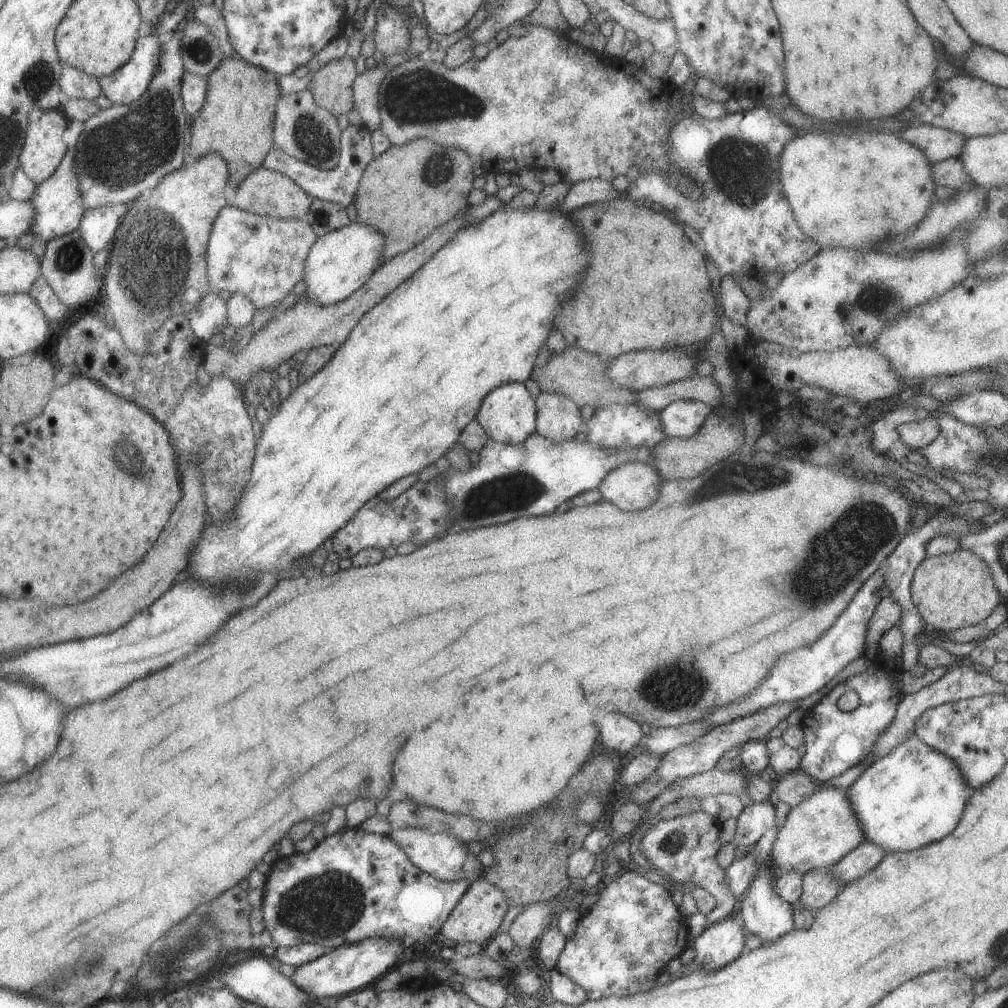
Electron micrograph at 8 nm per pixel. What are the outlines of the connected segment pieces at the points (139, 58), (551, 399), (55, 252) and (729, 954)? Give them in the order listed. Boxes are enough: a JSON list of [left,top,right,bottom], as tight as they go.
[[97,34,161,105],[534,392,582,442],[40,230,104,309],[691,914,747,970]]

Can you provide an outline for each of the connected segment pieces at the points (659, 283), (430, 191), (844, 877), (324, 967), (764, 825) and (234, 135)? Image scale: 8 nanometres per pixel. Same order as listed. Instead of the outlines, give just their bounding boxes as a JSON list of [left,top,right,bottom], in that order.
[[552,198,720,360],[352,138,473,263],[831,841,886,885],[290,938,406,998],[731,802,775,847],[189,56,281,189]]

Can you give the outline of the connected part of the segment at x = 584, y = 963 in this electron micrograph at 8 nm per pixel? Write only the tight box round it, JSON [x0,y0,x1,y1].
[557,870,688,1000]

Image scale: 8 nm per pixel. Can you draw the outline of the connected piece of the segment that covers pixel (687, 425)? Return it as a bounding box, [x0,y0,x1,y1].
[659,400,713,438]

